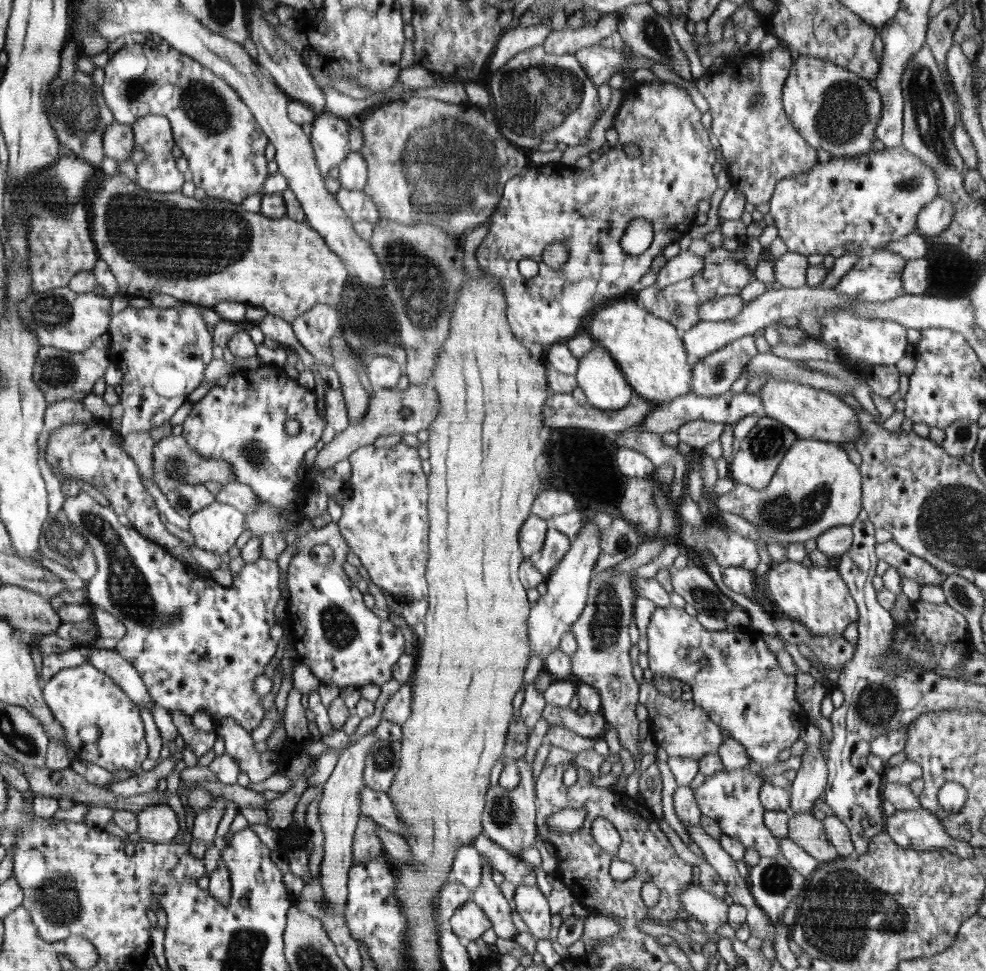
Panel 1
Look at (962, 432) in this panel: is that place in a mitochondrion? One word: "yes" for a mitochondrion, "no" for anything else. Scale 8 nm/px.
yes

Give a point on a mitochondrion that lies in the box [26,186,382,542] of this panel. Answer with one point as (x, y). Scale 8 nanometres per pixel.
(137, 229)

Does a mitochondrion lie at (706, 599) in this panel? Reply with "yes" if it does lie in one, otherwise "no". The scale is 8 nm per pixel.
yes

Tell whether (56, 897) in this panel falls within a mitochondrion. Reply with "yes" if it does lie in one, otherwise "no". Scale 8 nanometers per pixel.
yes

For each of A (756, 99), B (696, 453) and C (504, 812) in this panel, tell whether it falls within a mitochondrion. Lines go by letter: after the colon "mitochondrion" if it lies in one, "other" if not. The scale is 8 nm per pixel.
A: mitochondrion
B: other
C: mitochondrion

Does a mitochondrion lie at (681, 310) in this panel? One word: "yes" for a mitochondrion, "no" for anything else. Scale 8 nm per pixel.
yes

